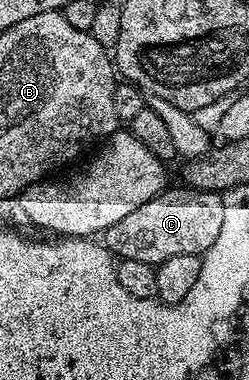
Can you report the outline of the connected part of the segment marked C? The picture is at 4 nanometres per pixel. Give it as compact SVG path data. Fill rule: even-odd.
M165 187L150 202L142 202L138 210L125 214L102 233L102 243L113 257L120 260L146 262L153 266L166 262L178 254L194 254L203 257L214 246L222 230L222 218L226 215L224 198L219 192L203 192L197 188Z

